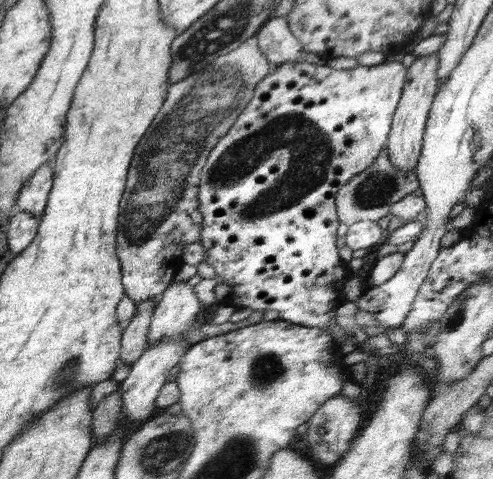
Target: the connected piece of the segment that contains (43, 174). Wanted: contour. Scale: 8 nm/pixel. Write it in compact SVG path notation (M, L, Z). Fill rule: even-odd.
M52 161L38 168L36 174L26 182L17 196L16 210L28 212L39 221L48 207L49 194L53 188L53 175L56 173Z

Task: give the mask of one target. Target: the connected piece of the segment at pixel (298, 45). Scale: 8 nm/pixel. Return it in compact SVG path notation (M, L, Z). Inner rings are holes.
M275 16L261 28L255 37L260 50L276 66L298 61L314 63L319 60L314 53L310 53L310 55L302 53L304 51L302 43L293 35L286 17Z

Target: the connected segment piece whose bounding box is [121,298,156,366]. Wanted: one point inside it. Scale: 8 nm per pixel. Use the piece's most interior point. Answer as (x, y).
(135, 337)

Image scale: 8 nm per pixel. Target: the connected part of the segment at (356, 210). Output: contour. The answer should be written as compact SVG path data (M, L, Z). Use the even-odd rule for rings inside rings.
M384 148L372 166L350 179L341 188L336 196L338 217L342 224L348 227L352 227L362 220L378 223L379 220L390 214L390 207L404 199L405 196L412 195L418 188L416 172L399 169L390 160L389 152Z

